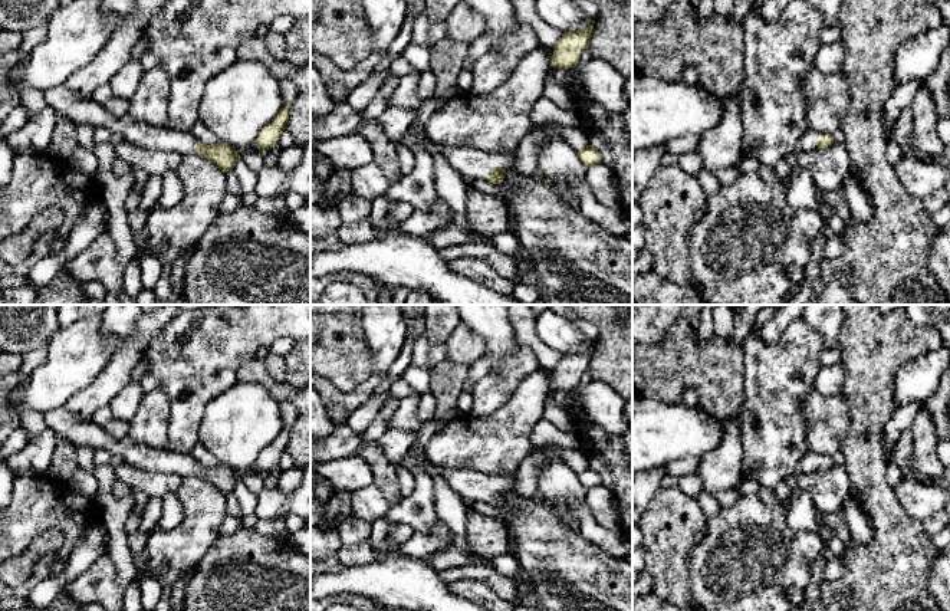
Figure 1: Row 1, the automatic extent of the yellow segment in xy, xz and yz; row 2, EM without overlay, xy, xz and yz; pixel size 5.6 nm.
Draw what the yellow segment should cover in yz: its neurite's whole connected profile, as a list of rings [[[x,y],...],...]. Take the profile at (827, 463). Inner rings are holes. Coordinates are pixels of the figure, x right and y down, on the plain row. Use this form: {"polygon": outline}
{"polygon": [[[808,450],[799,460],[798,470],[803,473],[815,473],[815,472],[828,470],[834,464],[835,463],[831,456],[825,456],[813,450]]]}

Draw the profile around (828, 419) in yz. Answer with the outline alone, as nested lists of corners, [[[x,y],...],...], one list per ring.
[[[812,392],[803,401],[809,450],[832,456],[841,451],[842,440],[851,426],[851,407],[842,394],[824,397]]]

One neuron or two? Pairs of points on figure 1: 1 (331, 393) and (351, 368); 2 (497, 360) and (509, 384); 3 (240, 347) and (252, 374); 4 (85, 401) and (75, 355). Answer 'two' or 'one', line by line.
1: two
2: two
3: two
4: two

